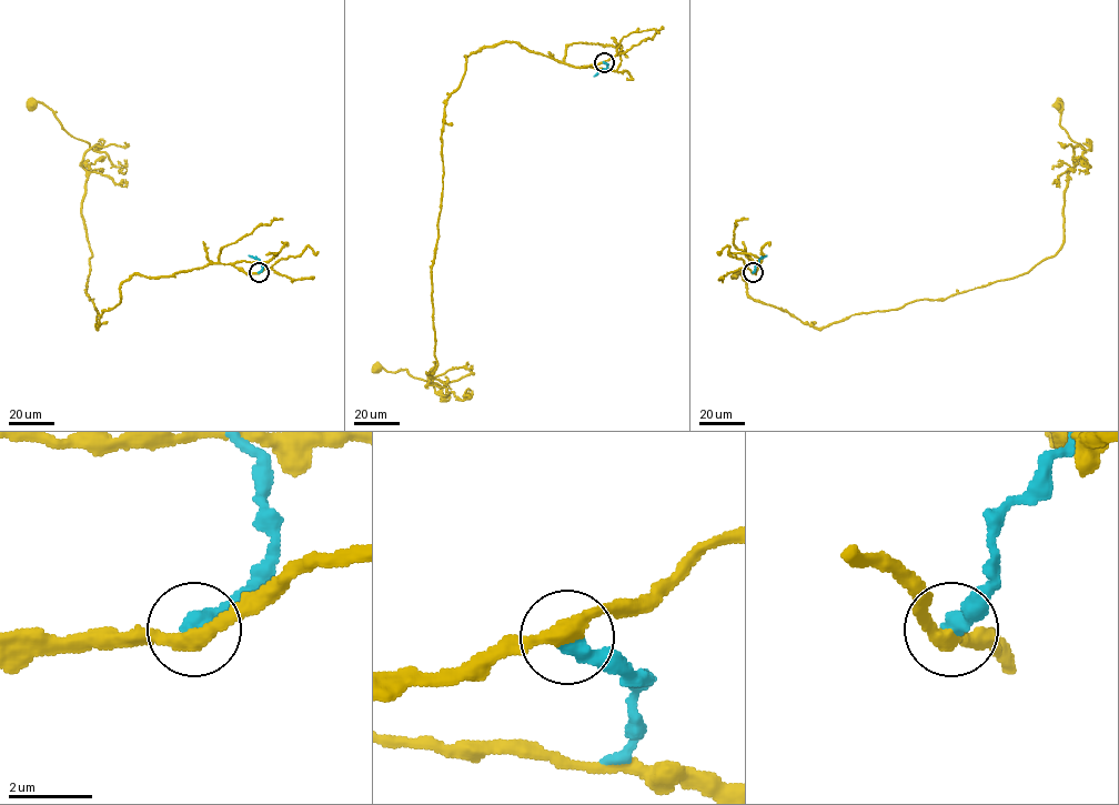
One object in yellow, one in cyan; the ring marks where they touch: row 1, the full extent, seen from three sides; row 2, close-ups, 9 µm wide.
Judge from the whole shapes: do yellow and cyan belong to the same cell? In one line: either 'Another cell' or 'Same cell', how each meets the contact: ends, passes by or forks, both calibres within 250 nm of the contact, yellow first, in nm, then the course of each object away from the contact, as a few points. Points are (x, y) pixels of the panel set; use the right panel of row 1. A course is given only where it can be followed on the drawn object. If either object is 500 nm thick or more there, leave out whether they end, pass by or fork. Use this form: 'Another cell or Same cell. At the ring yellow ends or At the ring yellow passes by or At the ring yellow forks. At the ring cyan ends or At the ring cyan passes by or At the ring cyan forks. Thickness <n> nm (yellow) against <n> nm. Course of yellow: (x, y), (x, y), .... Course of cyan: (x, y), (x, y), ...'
Another cell. At the ring yellow passes by. At the ring cyan ends. Thickness 360 nm (yellow) against 480 nm. Course of yellow: (753, 272), (732, 277), (817, 328), (1027, 273), (1064, 241), (1084, 147), (1058, 103). Course of cyan: (753, 272), (759, 259), (766, 255)

